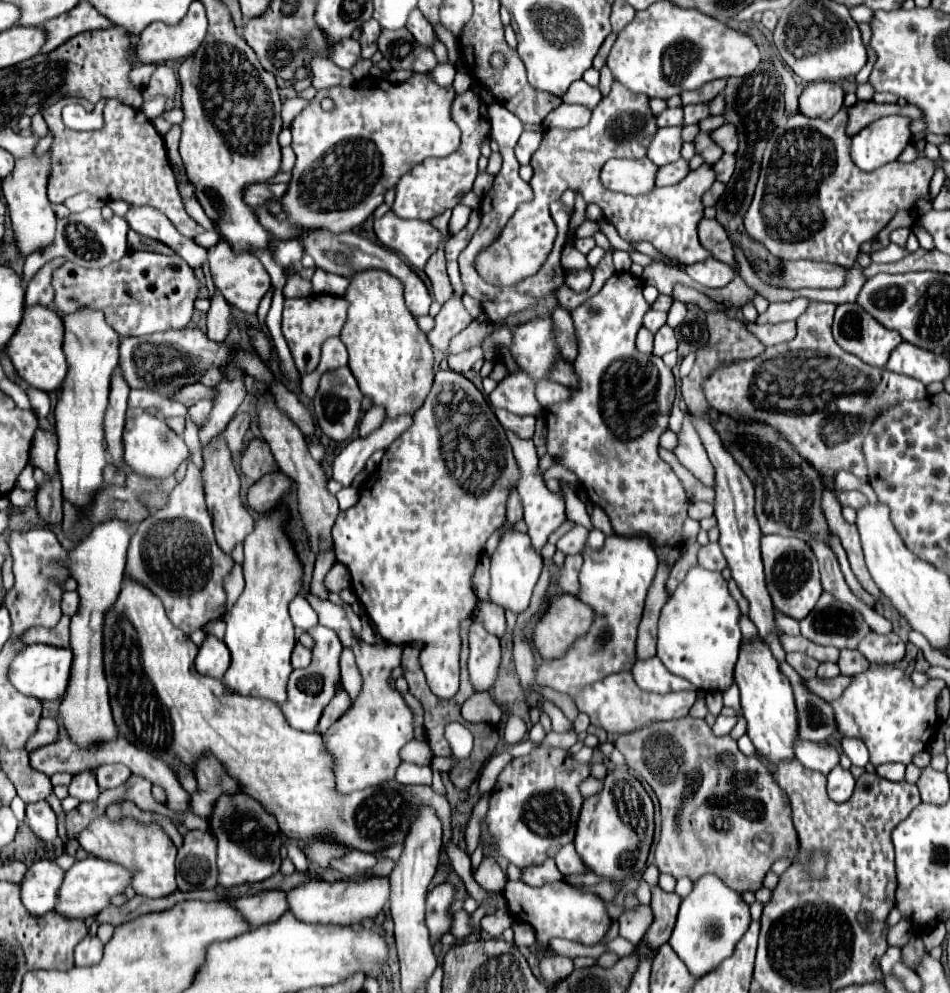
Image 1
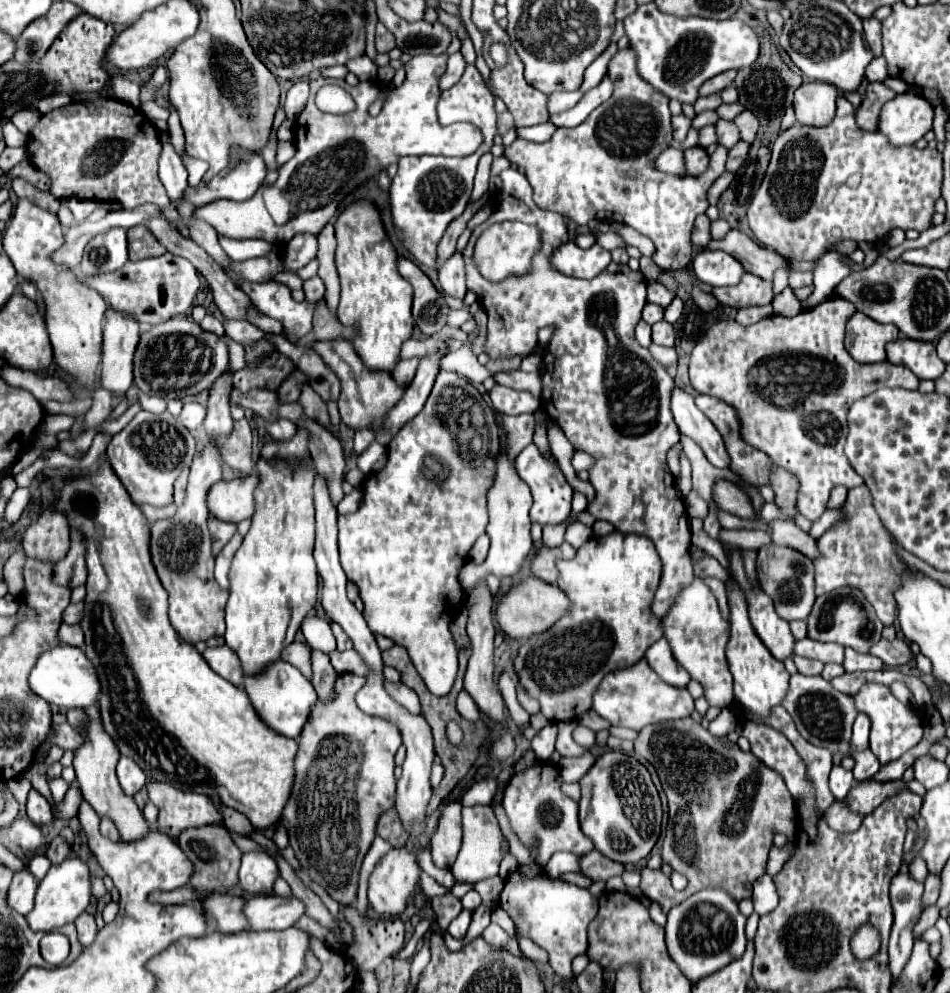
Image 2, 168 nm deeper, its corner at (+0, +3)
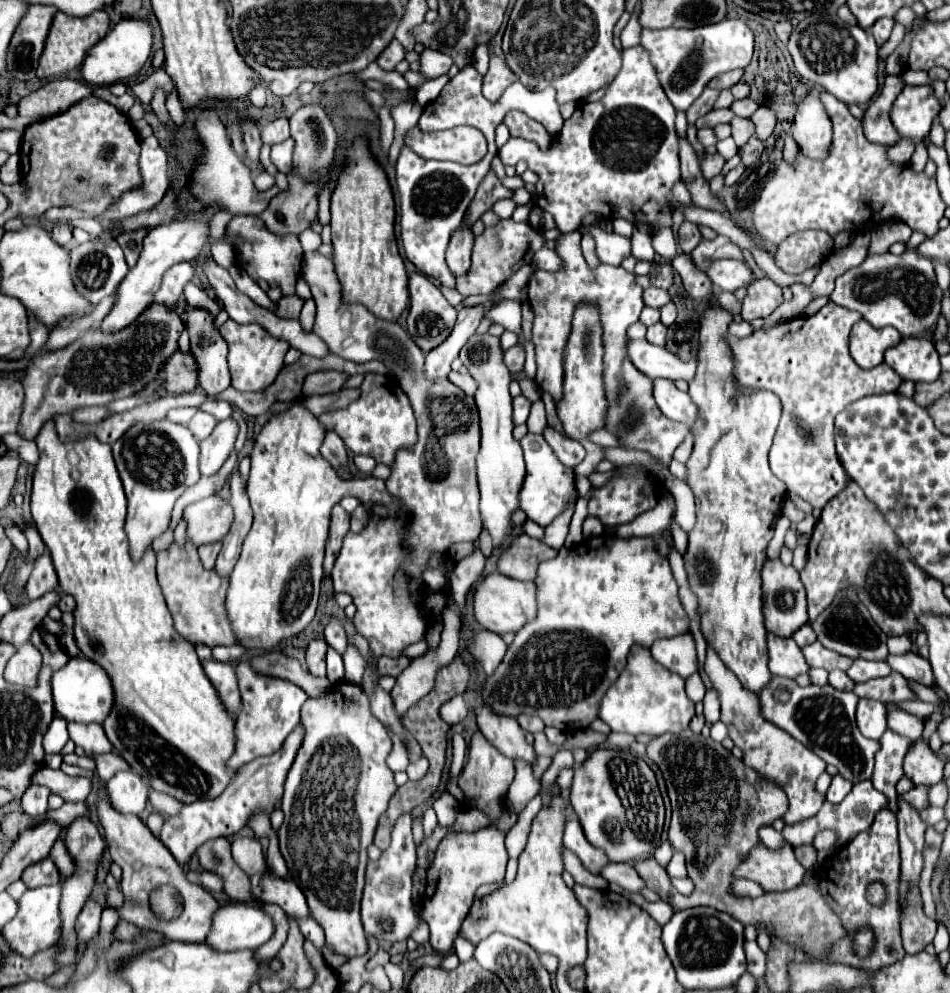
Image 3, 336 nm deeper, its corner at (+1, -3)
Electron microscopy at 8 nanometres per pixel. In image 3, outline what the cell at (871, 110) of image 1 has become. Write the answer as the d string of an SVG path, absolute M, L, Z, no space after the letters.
M887 76L879 94L869 102L865 116L863 116L863 132L871 142L889 144L893 146L897 142L897 136L893 132L893 124L889 120L889 108L893 104L893 98L889 96L889 90L895 86L899 76Z

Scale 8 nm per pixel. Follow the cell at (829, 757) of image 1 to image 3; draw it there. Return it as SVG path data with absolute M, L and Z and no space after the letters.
M707 646L705 672L707 672L711 684L717 686L719 700L721 700L721 720L729 728L729 738L735 742L735 746L739 746L743 750L745 764L749 764L753 770L761 772L761 776L765 776L767 780L777 782L785 790L785 794L789 798L789 810L783 816L785 824L797 824L797 822L803 822L803 820L815 816L821 810L821 806L825 804L825 794L817 792L815 782L825 772L827 764L815 752L811 752L807 746L803 746L799 740L795 740L785 730L781 730L779 726L775 726L763 718L759 698L749 696L749 692L745 692L745 688L741 688L741 682L737 680L737 676L733 676L733 672L729 672L729 668L721 662L719 654L711 646Z

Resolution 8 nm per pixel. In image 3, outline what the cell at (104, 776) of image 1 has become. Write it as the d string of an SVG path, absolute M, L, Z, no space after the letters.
M133 770L117 772L109 780L109 798L113 800L113 806L119 812L141 814L147 802L147 792L149 792L149 786Z

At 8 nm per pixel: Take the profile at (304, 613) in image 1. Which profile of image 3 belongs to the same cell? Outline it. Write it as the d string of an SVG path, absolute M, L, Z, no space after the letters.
M329 646L329 650L327 650L327 678L331 684L337 684L337 680L343 680L343 676L345 676L343 658Z

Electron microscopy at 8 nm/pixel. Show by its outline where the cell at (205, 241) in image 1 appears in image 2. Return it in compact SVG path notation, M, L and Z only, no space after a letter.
M222 238L220 246L232 260L248 260L254 256L266 256L272 250L272 244L264 240L234 240L234 238Z

